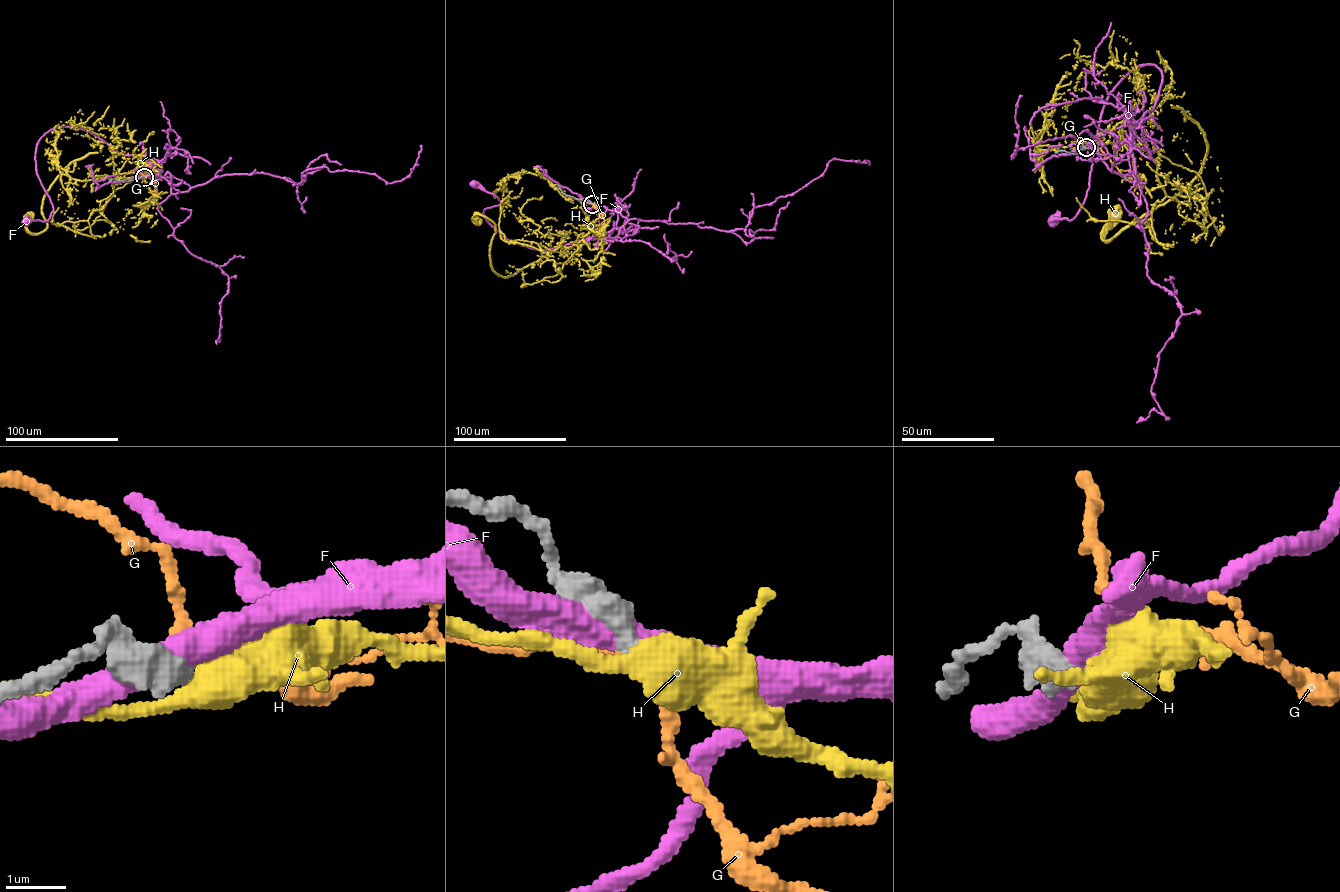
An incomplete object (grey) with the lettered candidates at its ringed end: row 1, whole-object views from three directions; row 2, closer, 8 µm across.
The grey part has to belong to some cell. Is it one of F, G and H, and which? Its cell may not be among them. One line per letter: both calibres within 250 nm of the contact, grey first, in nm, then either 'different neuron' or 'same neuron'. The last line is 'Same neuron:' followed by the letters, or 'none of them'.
F: calibres 650 and 480 nm; different neuron
G: calibres 360 and 320 nm; same neuron
H: calibres 340 and 500 nm; different neuron
Same neuron: G

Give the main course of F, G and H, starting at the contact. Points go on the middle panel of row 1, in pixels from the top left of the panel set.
F: (591, 203), (599, 226), (592, 236), (536, 249), (507, 240), (487, 221), (484, 210), (501, 202), (474, 184)
G: (592, 203), (602, 215), (605, 226), (603, 234)
H: (592, 203), (600, 212), (590, 224), (600, 226), (574, 228), (552, 252), (507, 242), (480, 214), (476, 221)

